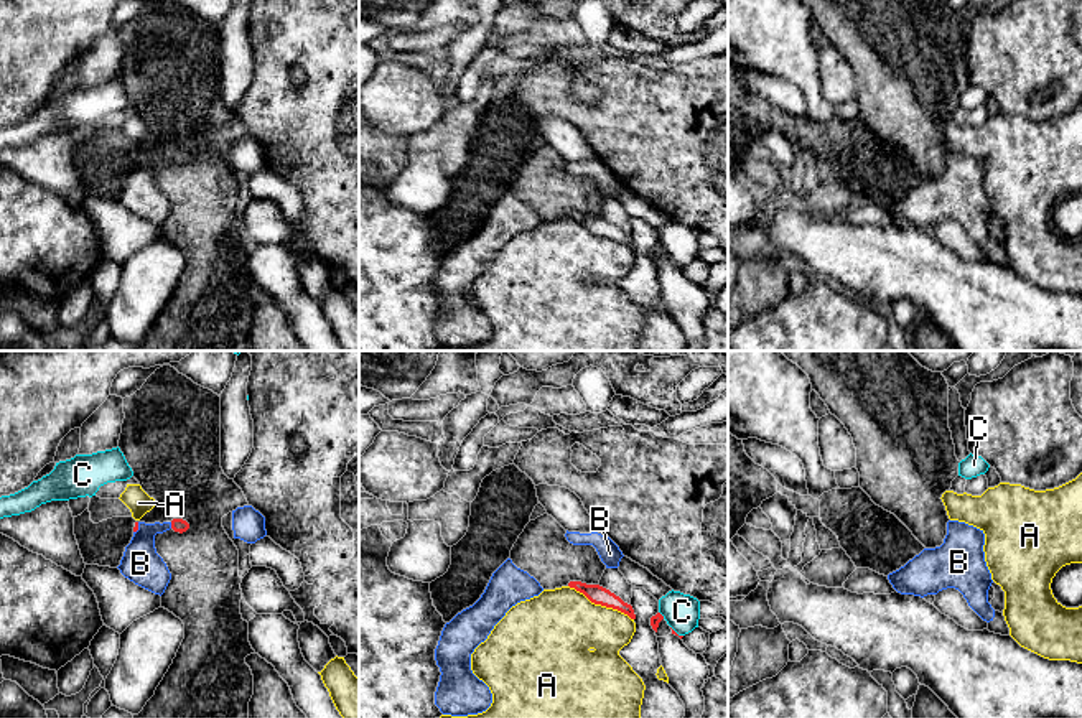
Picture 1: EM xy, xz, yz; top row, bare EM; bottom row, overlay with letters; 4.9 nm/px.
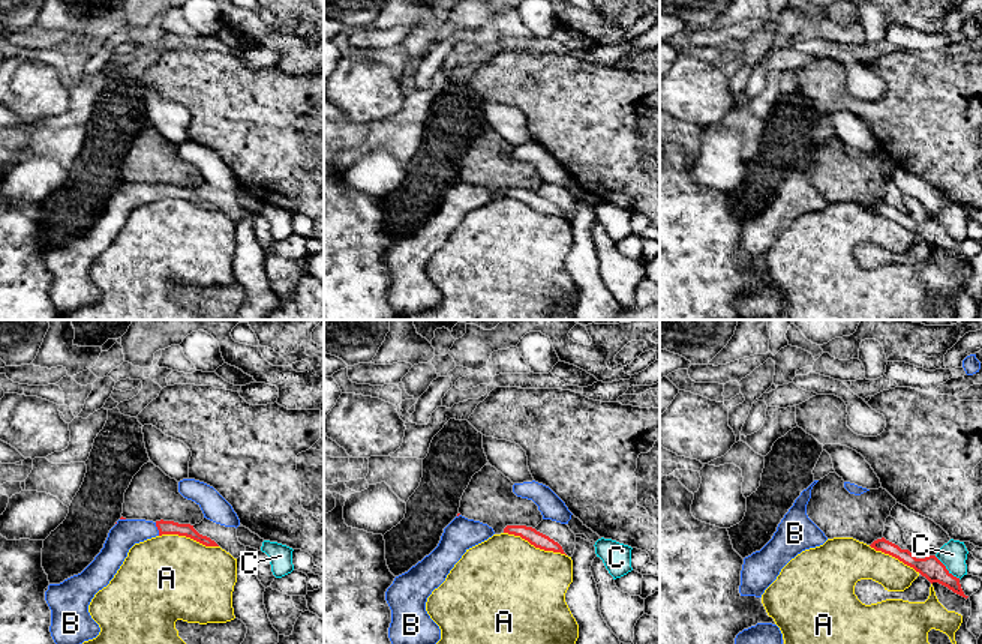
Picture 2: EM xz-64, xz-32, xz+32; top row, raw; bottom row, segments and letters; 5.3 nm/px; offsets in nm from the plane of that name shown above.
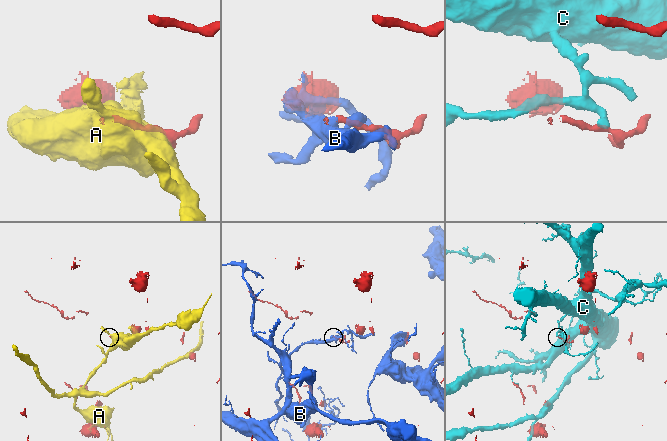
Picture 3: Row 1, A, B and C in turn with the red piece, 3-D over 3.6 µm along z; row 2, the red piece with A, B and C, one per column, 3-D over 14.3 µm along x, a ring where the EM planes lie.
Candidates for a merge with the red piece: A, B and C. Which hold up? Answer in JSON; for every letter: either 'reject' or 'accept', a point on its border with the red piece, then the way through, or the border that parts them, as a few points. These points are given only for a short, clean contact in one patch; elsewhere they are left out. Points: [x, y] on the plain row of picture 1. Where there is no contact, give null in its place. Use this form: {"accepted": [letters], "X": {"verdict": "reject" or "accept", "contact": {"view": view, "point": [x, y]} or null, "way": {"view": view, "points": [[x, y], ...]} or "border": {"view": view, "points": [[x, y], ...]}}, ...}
{"accepted": [], "A": {"verdict": "reject", "contact": {"view": "xz", "point": [601, 236]}}, "B": {"verdict": "reject", "contact": {"view": "xy", "point": [172, 157]}}, "C": {"verdict": "reject", "contact": {"view": "xz", "point": [676, 264]}}}

